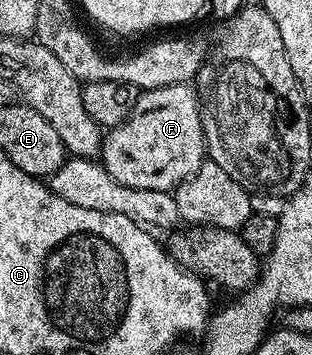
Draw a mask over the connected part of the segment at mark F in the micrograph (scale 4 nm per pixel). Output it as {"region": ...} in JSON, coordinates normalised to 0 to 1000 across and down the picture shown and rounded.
{"region":[[[567,234],[510,251],[455,256],[426,310],[394,349],[359,358],[327,397],[324,459],[337,482],[388,518],[474,538],[551,538],[644,470],[663,439],[647,369],[641,273],[603,234]]]}

